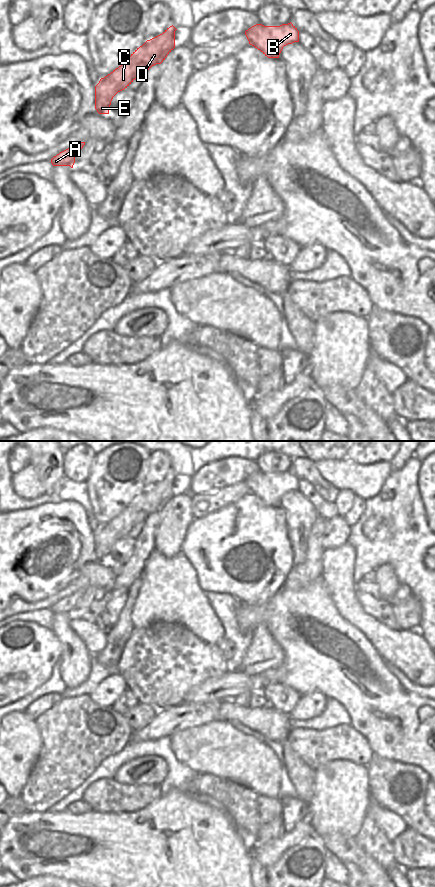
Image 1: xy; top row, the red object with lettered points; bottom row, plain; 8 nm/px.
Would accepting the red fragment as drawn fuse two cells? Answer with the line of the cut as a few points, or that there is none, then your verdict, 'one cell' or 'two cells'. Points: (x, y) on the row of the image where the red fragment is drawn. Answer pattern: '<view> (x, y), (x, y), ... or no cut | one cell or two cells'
no cut | one cell

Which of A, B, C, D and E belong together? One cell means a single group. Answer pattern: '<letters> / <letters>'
A B C D E

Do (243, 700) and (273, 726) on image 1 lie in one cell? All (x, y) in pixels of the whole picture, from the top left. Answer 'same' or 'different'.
different

